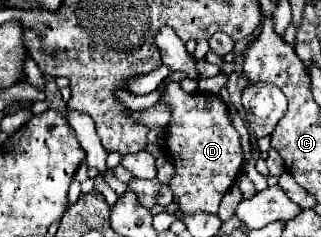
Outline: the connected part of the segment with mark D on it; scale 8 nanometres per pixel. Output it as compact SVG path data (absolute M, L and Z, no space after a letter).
M165 79L157 89L161 89L161 101L171 109L171 121L163 133L163 147L175 167L175 175L169 181L173 203L187 215L197 211L215 215L223 195L237 181L243 167L241 137L229 119L229 109L219 95L205 91L187 93L179 81Z

